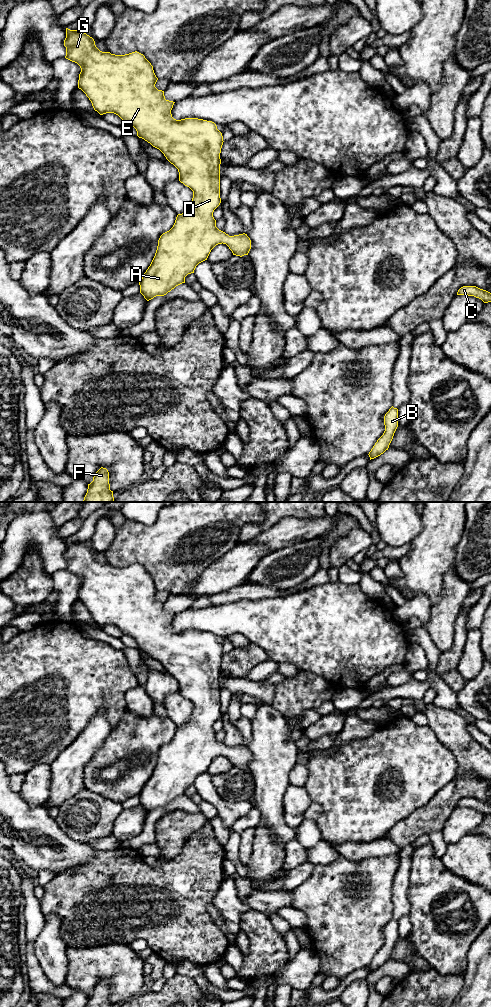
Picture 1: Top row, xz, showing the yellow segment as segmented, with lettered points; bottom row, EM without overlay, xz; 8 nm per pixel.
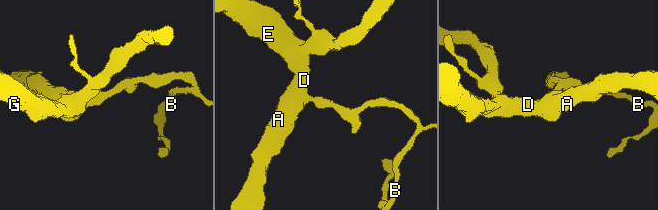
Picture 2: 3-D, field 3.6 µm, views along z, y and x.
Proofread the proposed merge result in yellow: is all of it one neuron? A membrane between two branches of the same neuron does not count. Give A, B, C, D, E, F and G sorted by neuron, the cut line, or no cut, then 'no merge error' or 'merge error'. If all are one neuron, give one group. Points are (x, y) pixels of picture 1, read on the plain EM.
A B C D E F G | no cut | no merge error

